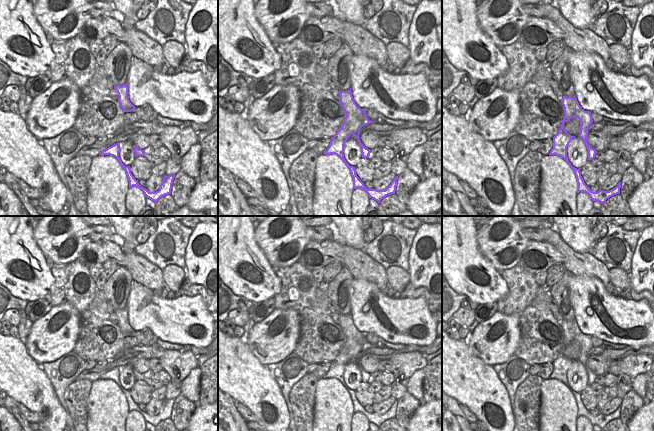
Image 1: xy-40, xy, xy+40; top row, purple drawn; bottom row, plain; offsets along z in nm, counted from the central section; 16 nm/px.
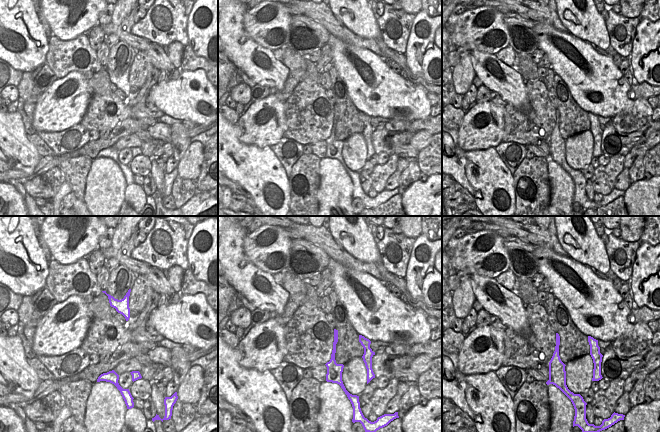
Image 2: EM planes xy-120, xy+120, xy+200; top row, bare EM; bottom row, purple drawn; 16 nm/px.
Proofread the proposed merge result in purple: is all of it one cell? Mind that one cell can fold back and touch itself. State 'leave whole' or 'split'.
leave whole

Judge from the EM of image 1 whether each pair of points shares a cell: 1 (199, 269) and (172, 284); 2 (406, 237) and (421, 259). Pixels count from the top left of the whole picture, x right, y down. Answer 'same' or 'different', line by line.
1: different
2: different

